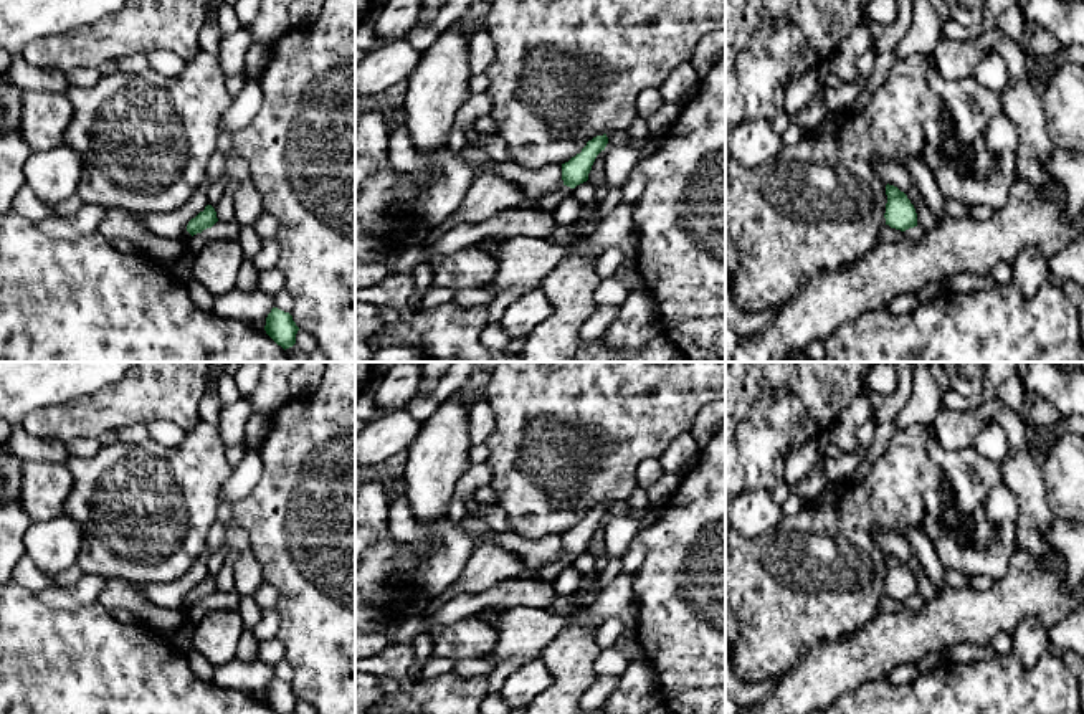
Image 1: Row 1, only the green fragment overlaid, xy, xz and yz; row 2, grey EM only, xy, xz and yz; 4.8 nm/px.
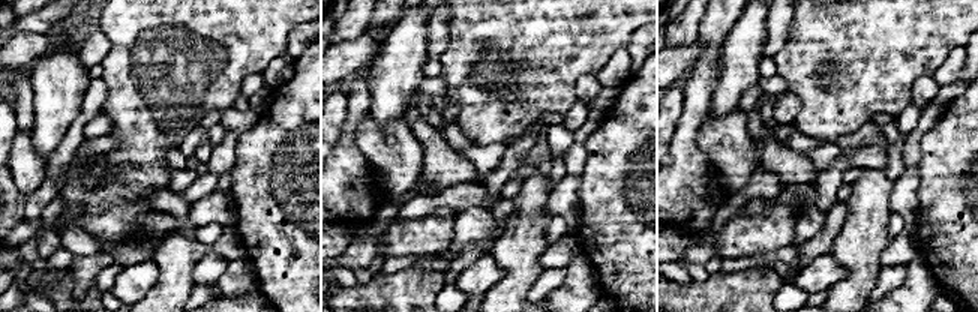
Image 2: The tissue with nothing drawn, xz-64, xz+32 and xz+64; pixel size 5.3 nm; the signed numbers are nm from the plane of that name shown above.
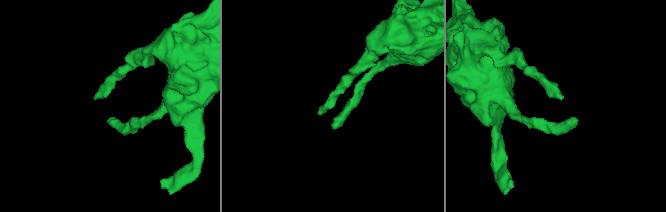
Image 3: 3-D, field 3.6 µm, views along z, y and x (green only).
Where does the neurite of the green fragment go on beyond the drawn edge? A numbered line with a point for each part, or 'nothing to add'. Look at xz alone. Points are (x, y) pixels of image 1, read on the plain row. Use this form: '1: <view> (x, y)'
1: xz (549, 572)

